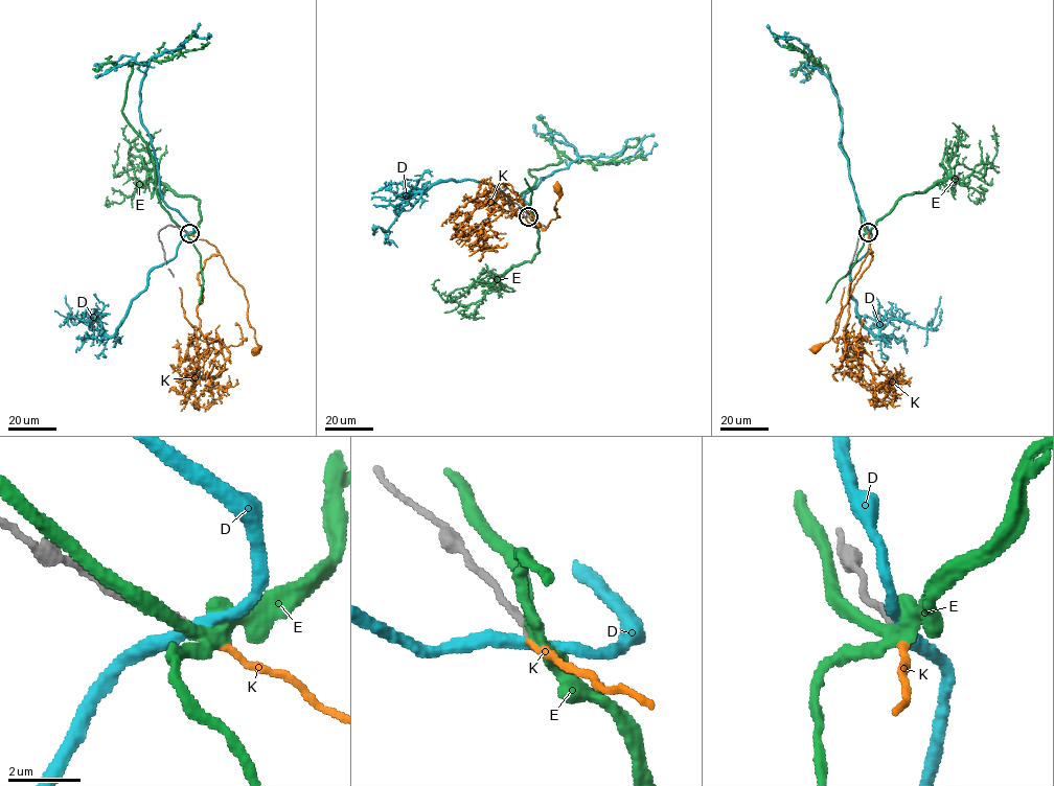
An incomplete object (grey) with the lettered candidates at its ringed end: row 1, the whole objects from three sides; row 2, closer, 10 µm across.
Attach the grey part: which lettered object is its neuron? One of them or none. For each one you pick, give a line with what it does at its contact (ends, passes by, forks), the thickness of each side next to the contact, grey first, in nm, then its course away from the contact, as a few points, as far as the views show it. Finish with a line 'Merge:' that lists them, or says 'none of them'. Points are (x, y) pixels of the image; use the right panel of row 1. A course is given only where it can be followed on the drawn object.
K: it ends there; 180 nm thick on the grey side, 150 nm on the other; it runs (868, 232), (871, 251), (849, 285), (838, 330), (817, 348)
Merge: K

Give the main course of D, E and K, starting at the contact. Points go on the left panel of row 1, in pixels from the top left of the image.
D: (189, 233), (192, 225), (163, 200), (152, 137), (139, 106), (151, 60), (173, 52), (195, 35), (199, 22)
E: (189, 233), (160, 204), (150, 148), (122, 107), (132, 71), (127, 63), (169, 60), (193, 29)
K: (189, 233), (216, 248), (229, 274), (243, 289), (247, 321), (258, 345), (255, 350)

